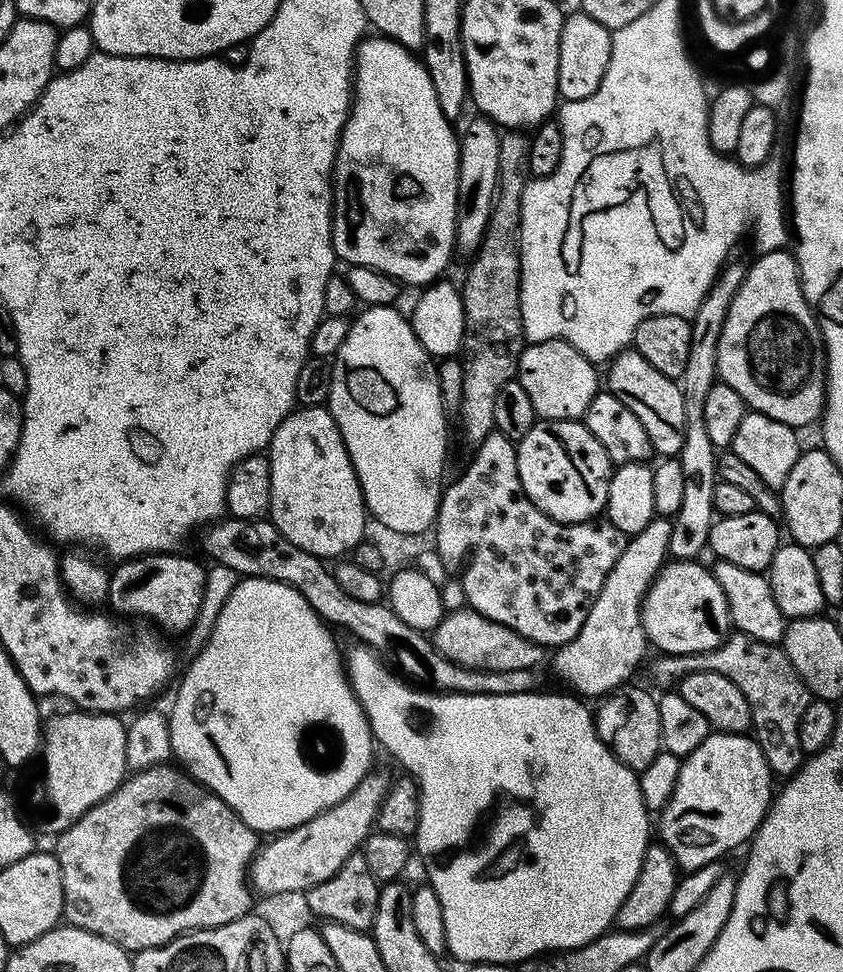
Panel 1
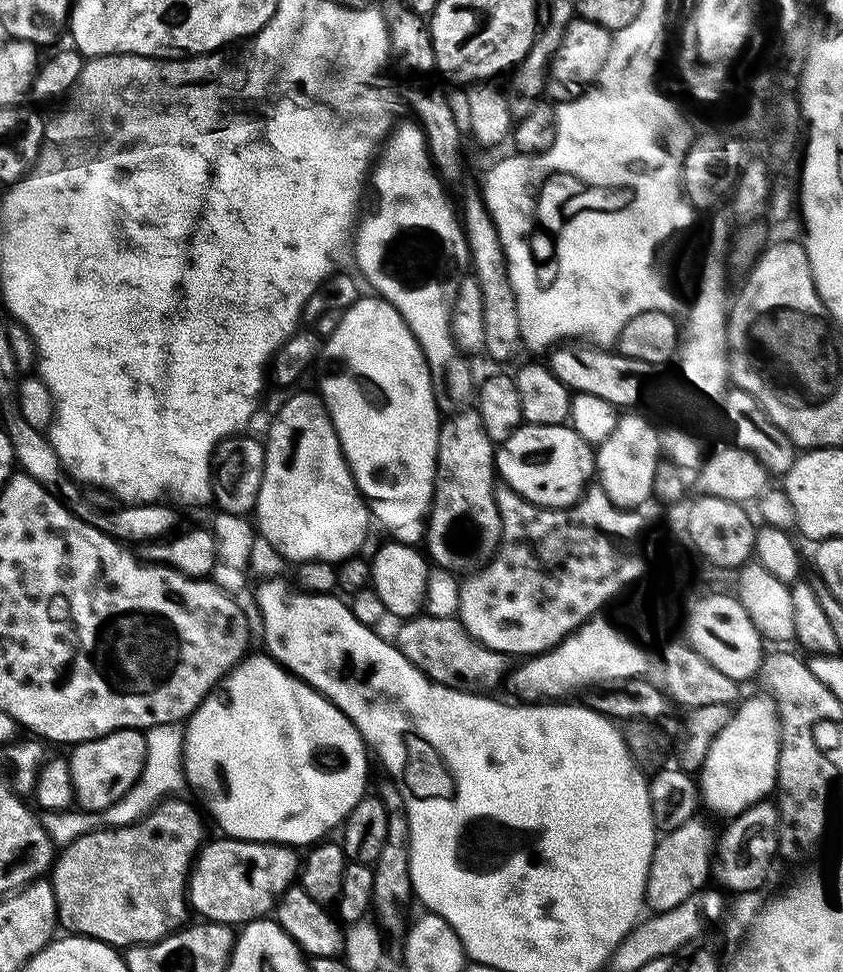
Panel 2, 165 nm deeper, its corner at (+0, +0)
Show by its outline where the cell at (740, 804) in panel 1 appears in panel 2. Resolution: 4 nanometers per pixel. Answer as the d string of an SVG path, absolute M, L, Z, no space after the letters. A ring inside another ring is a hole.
M757 694L739 701L732 720L714 738L698 773L703 807L716 816L731 818L750 806L767 801L776 787L776 767L780 753L780 717L769 696Z

